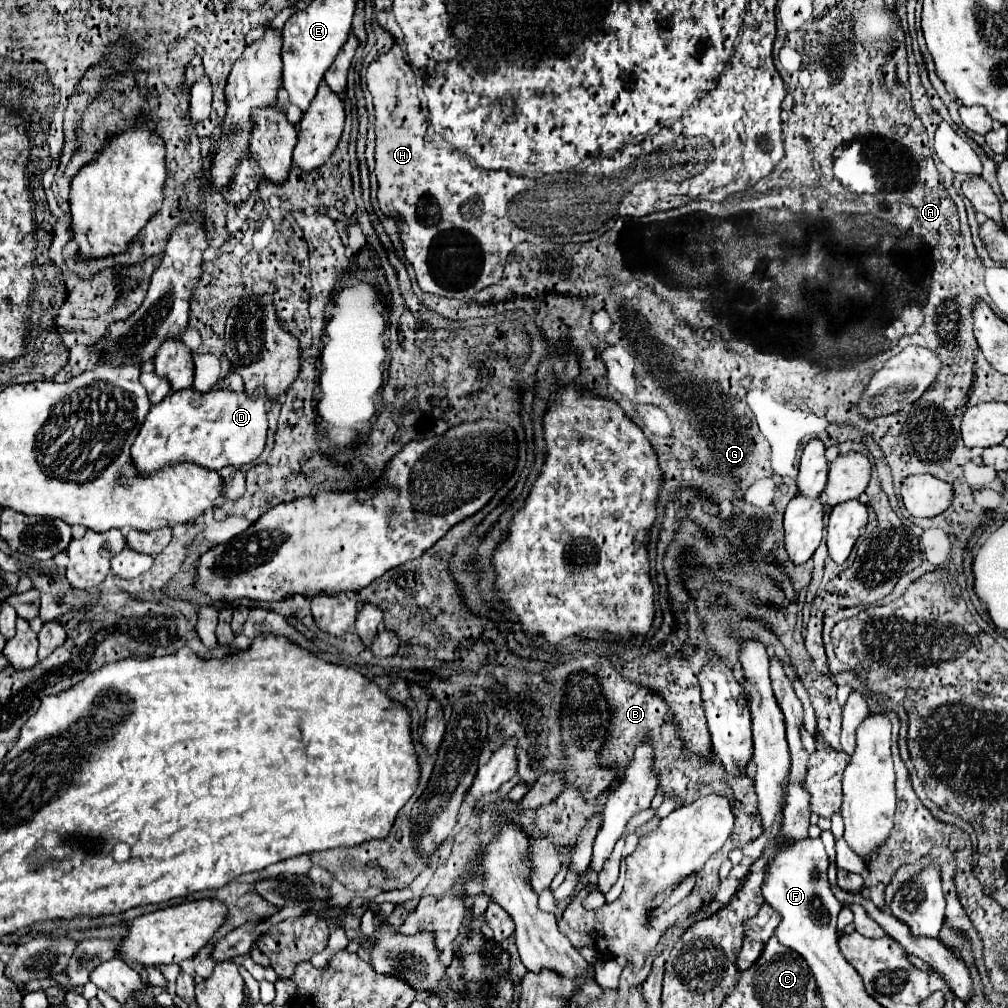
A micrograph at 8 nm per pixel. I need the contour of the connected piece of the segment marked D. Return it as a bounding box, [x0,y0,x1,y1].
[130,389,266,477]

